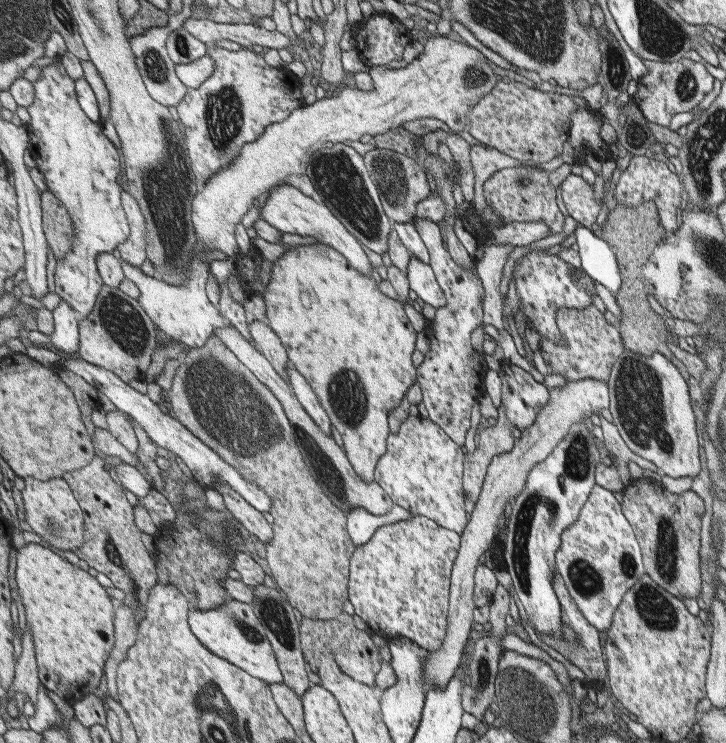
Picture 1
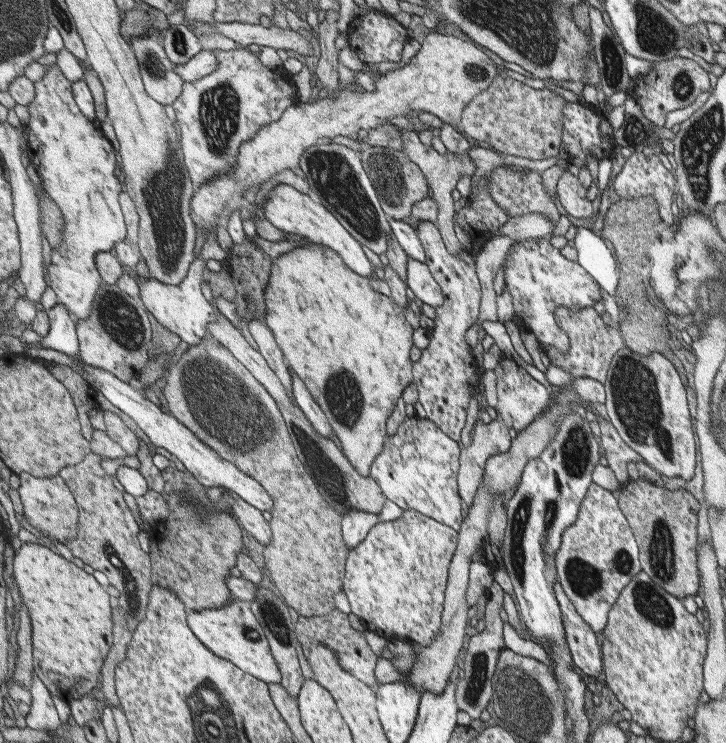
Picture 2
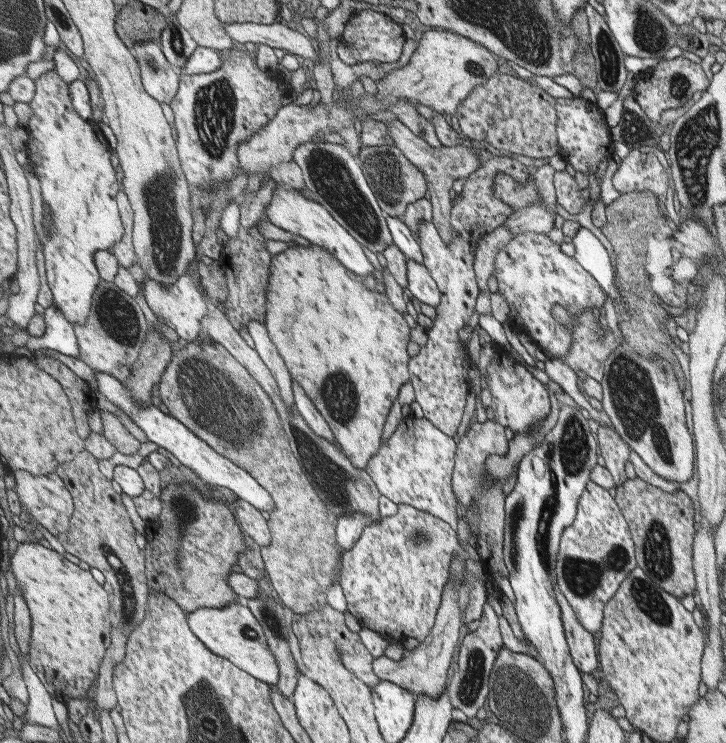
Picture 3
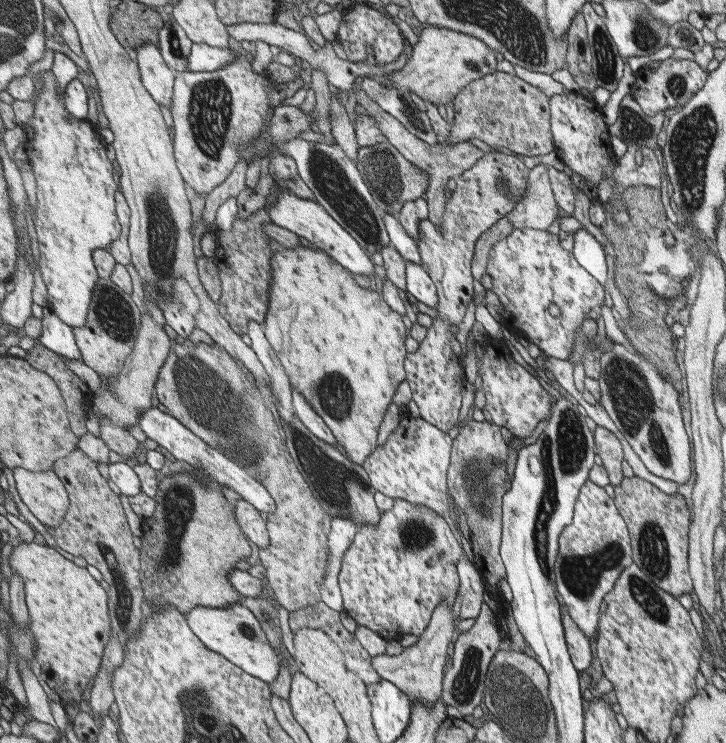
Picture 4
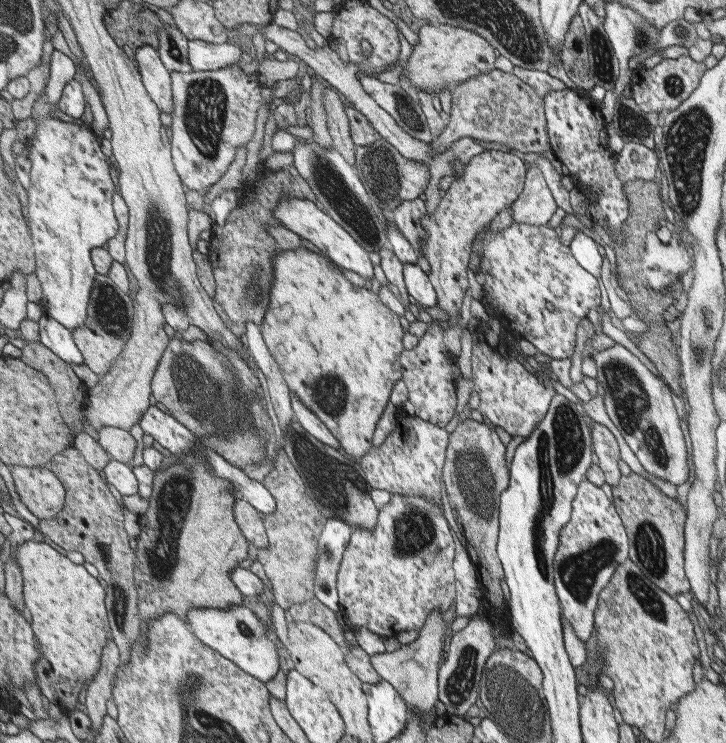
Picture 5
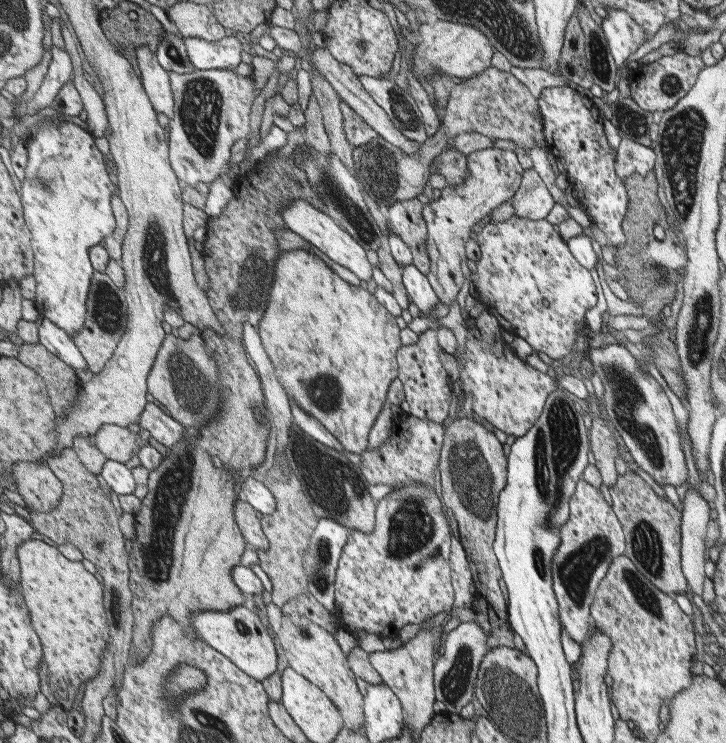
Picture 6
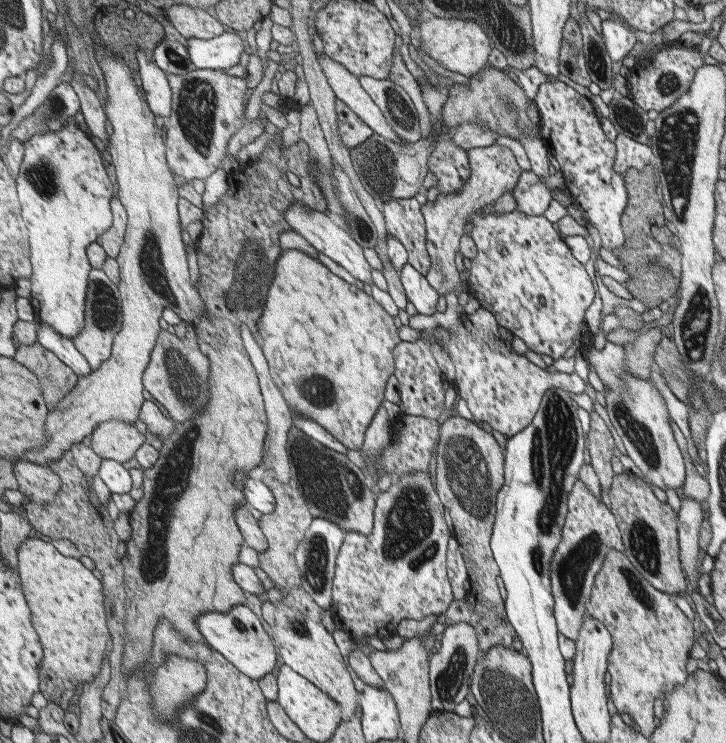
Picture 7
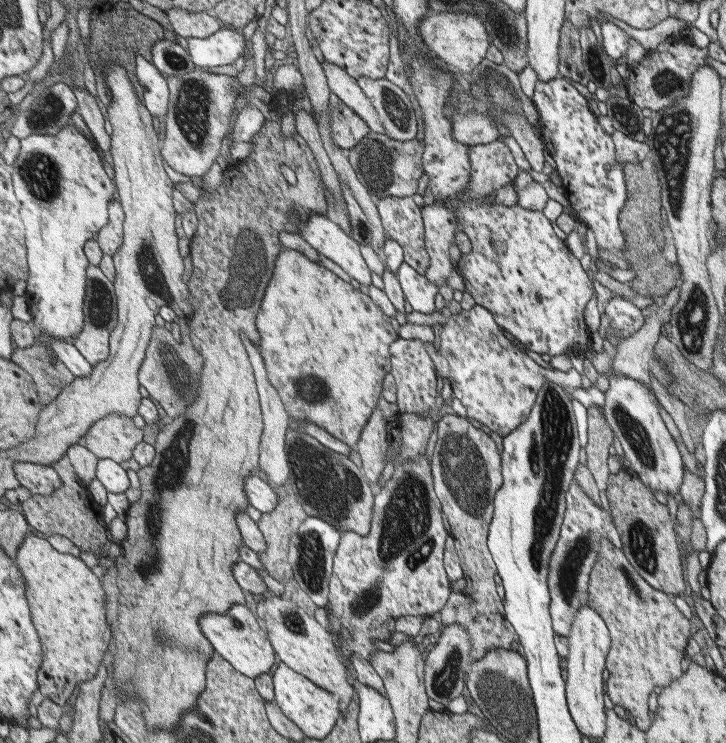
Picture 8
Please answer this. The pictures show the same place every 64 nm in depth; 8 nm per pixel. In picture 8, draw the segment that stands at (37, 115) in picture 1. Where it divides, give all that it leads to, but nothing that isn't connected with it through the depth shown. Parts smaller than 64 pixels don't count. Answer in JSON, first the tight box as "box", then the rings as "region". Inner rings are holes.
{"box":[13,126,118,343],"region":[[[67,126],[57,135],[37,135],[29,139],[23,139],[21,140],[21,148],[23,148],[23,154],[17,156],[17,160],[15,160],[15,164],[13,164],[13,182],[15,182],[17,198],[19,198],[21,204],[23,204],[21,216],[23,216],[23,222],[25,222],[25,230],[27,230],[25,238],[27,238],[27,246],[29,247],[31,274],[26,280],[27,286],[24,295],[27,297],[29,308],[31,308],[31,314],[33,314],[32,322],[36,328],[37,342],[41,342],[39,341],[39,336],[48,335],[50,338],[72,343],[86,326],[84,306],[86,305],[88,270],[91,264],[84,250],[85,243],[91,239],[95,239],[96,235],[101,231],[101,228],[109,223],[109,205],[111,204],[111,200],[115,198],[115,194],[117,194],[118,186],[115,186],[115,182],[107,176],[107,172],[105,172],[105,168],[103,168],[105,164],[101,162],[101,156],[99,156],[99,152],[95,150],[95,146],[93,146],[83,134],[79,134],[75,128],[72,128],[72,126]]]}

